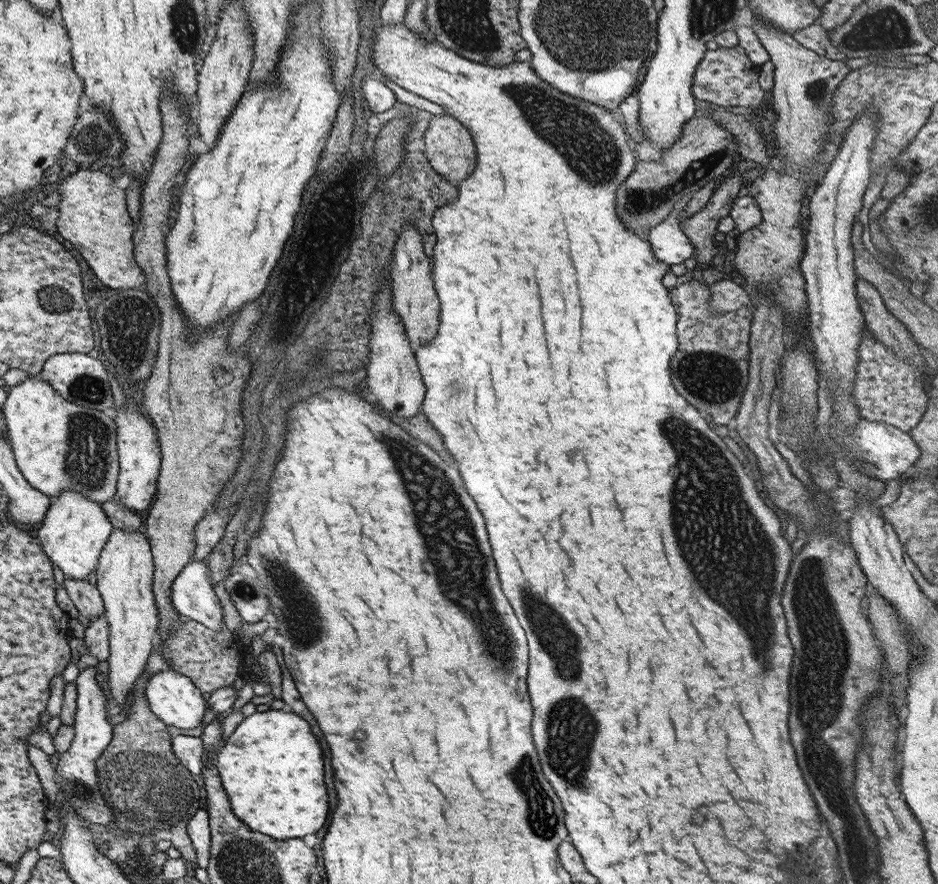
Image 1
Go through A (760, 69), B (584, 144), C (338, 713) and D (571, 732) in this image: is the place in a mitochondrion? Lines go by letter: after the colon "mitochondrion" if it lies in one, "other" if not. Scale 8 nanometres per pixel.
A: other
B: mitochondrion
C: other
D: mitochondrion

